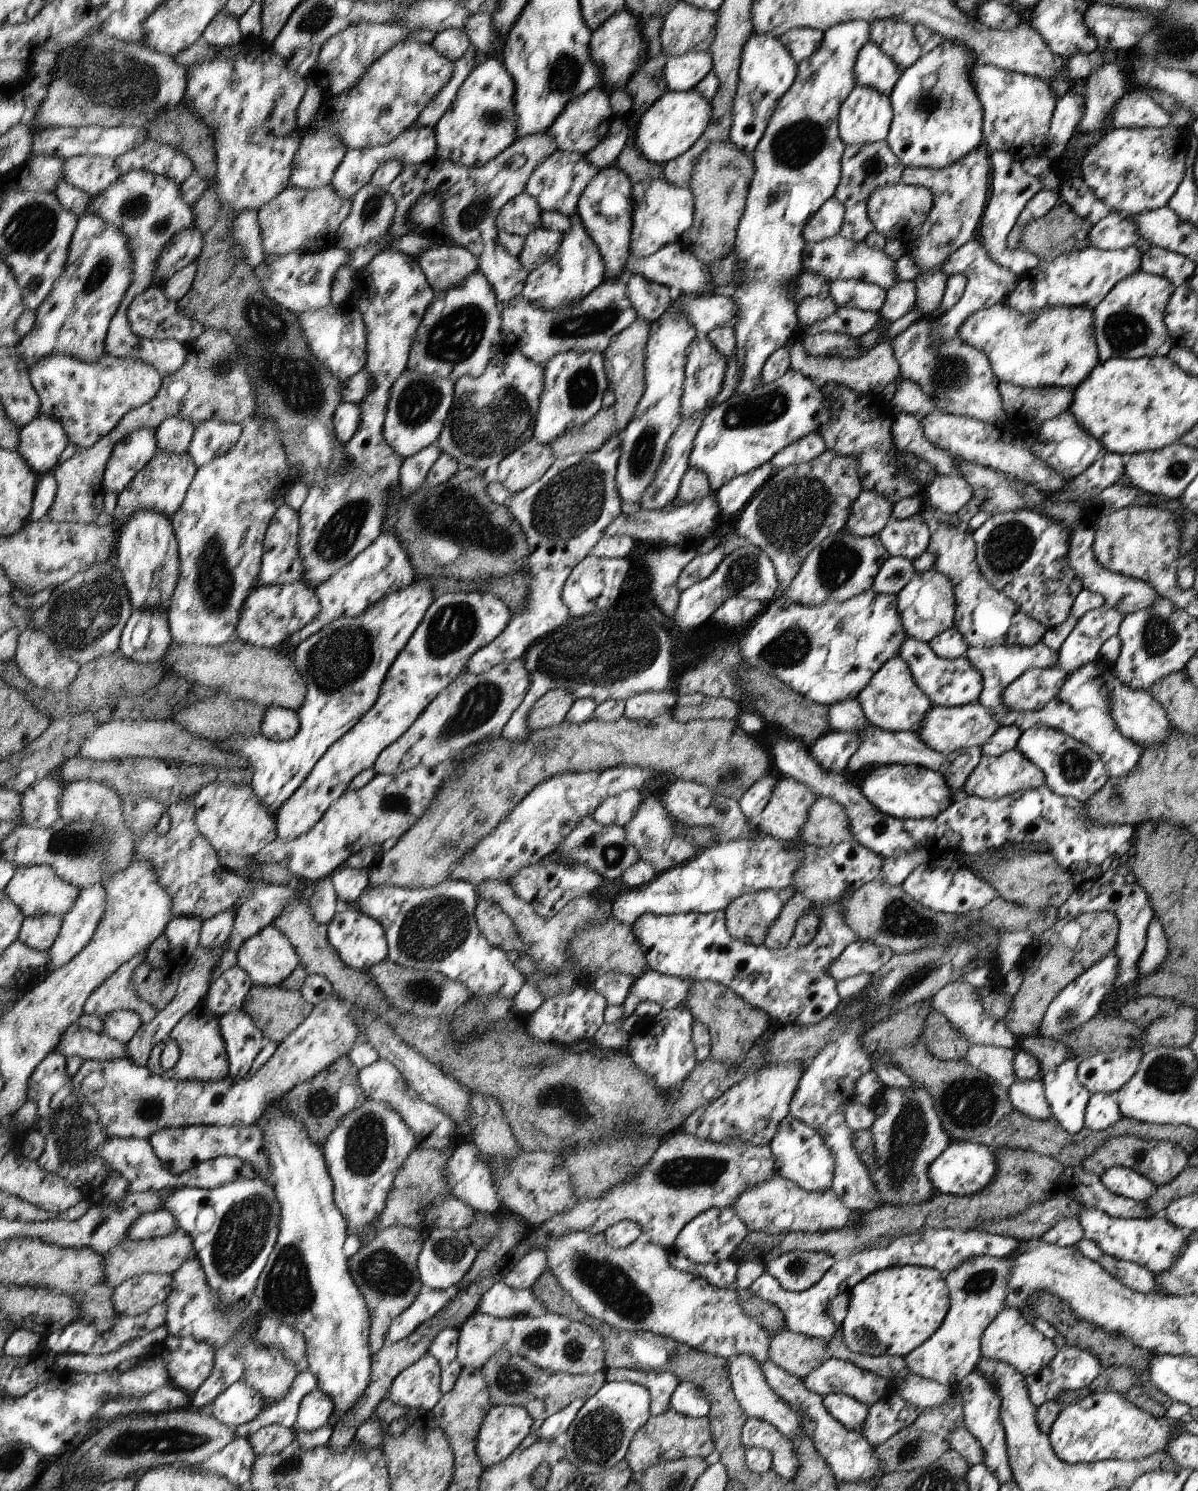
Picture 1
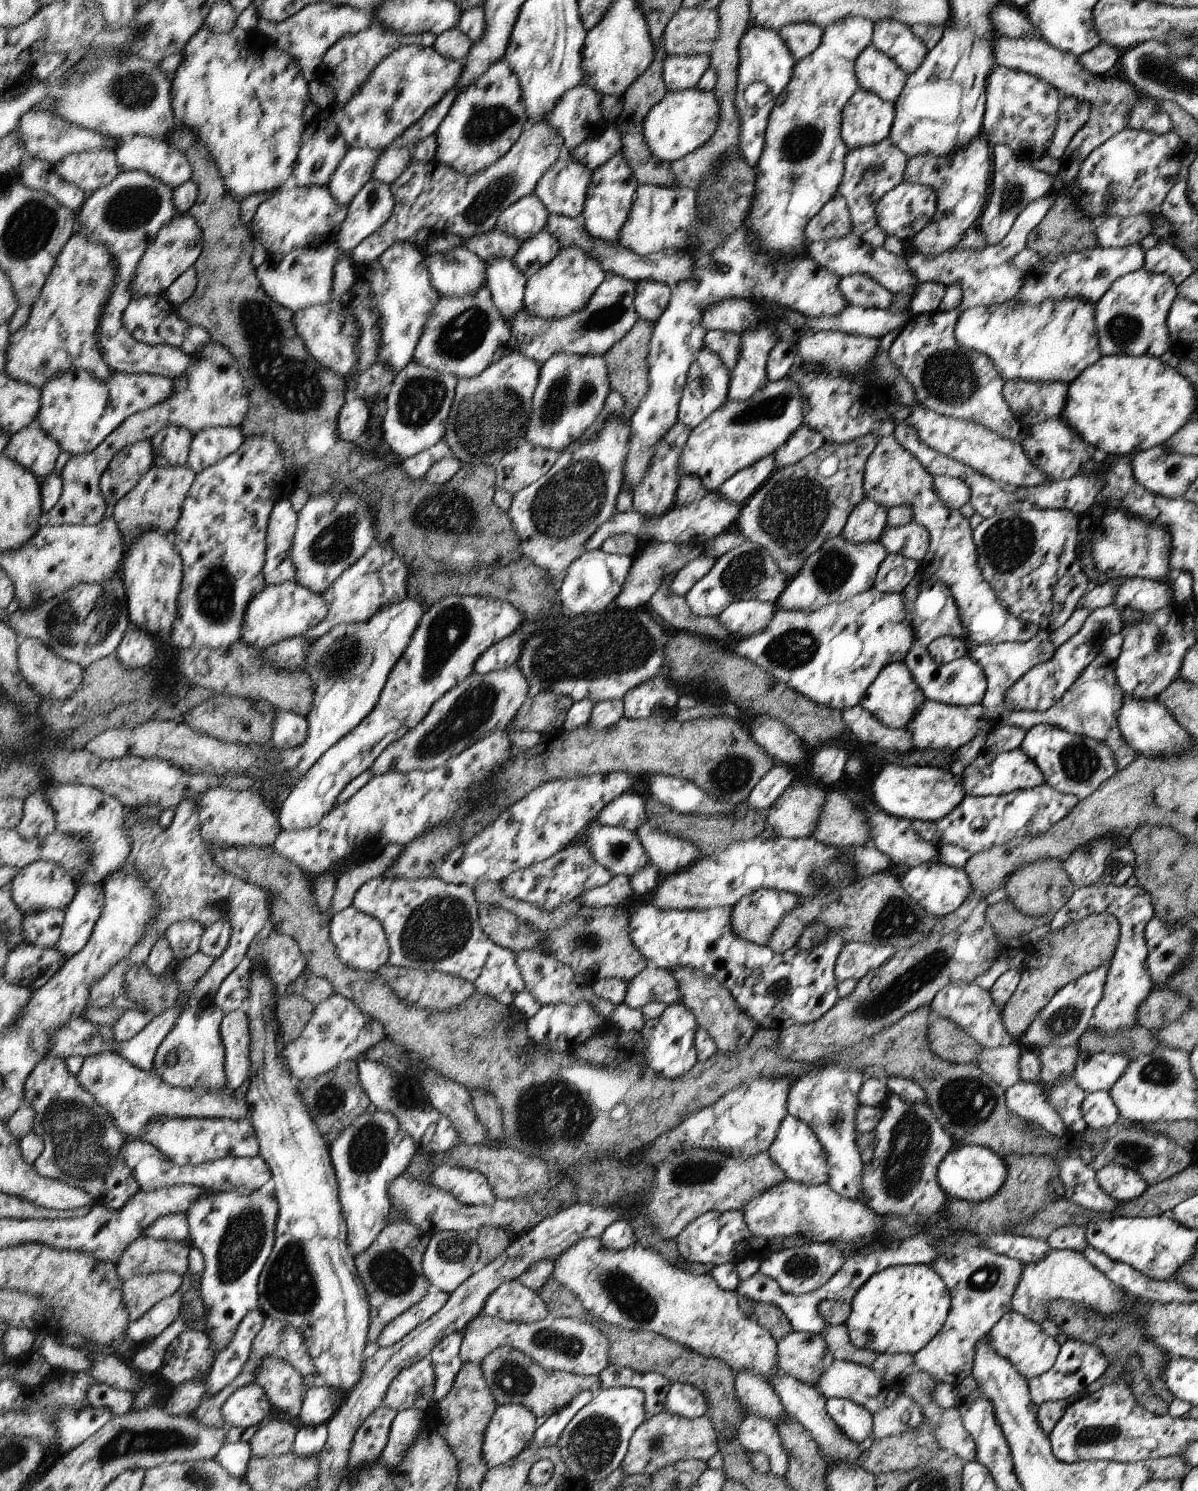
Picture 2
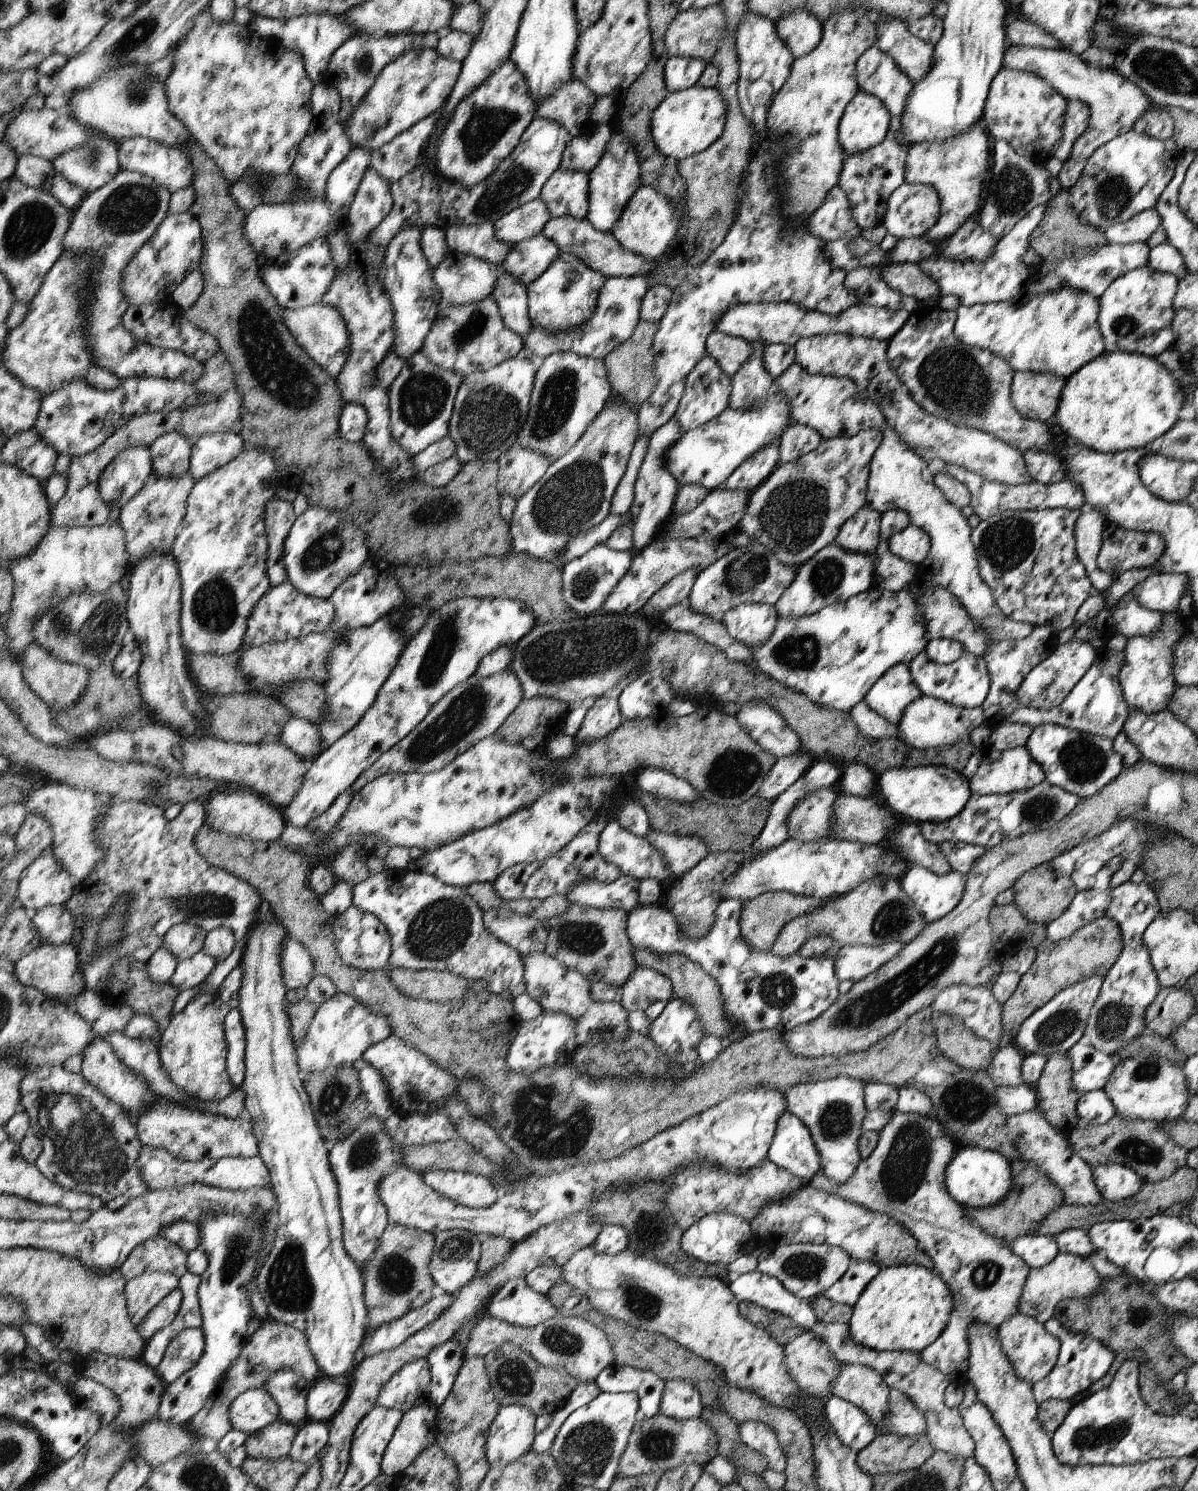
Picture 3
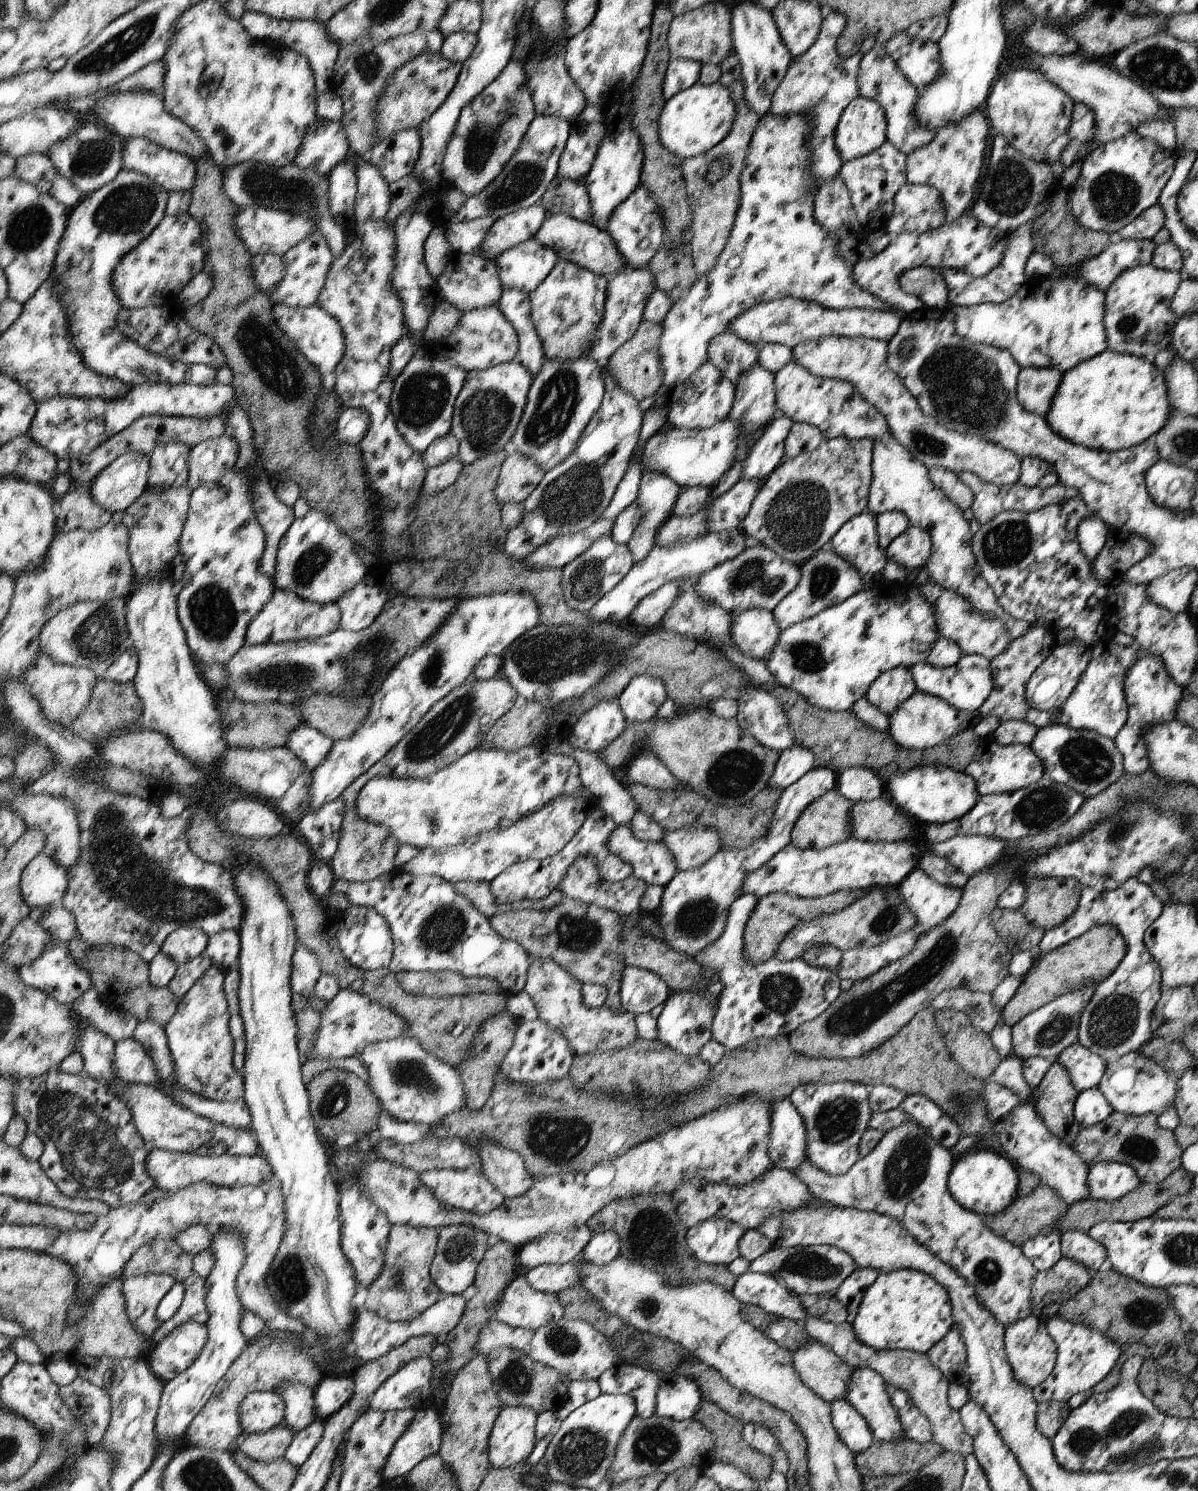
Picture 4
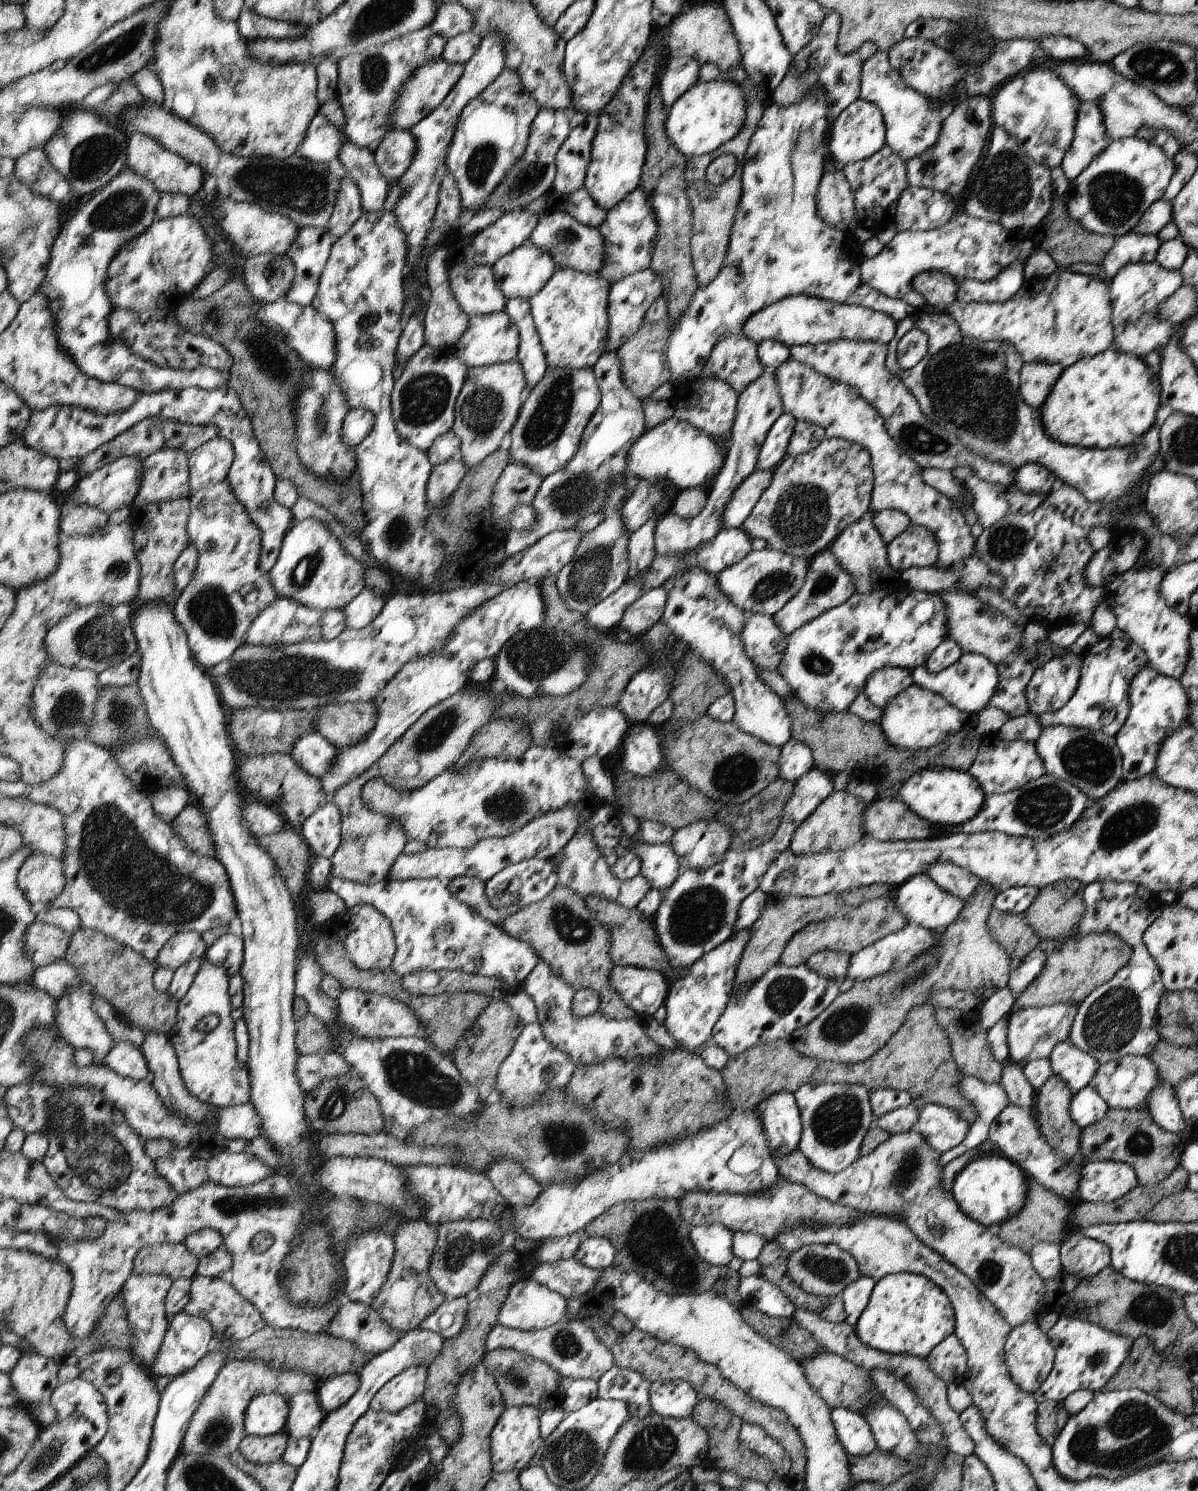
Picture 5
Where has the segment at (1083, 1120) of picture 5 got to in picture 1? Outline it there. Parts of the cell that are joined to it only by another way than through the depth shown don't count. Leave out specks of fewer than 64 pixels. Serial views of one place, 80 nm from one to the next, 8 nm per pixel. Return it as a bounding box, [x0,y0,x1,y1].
[1085,1093,1123,1130]

